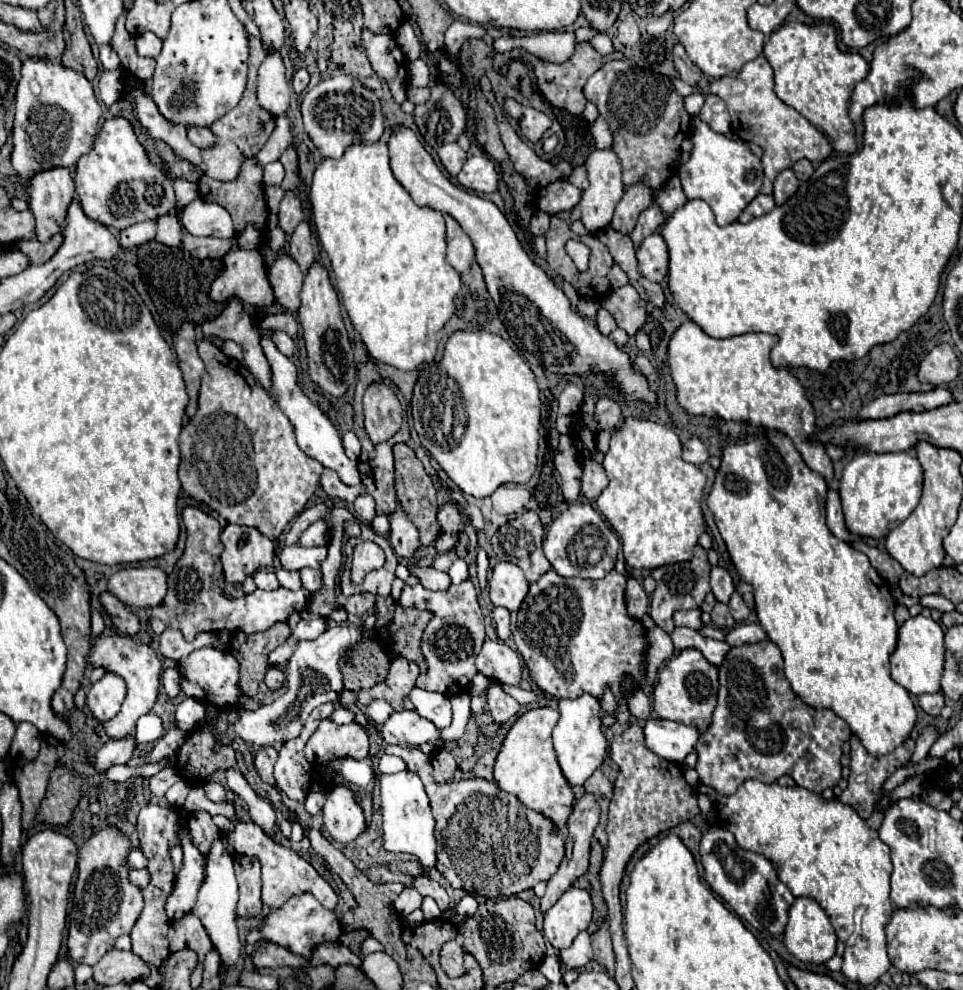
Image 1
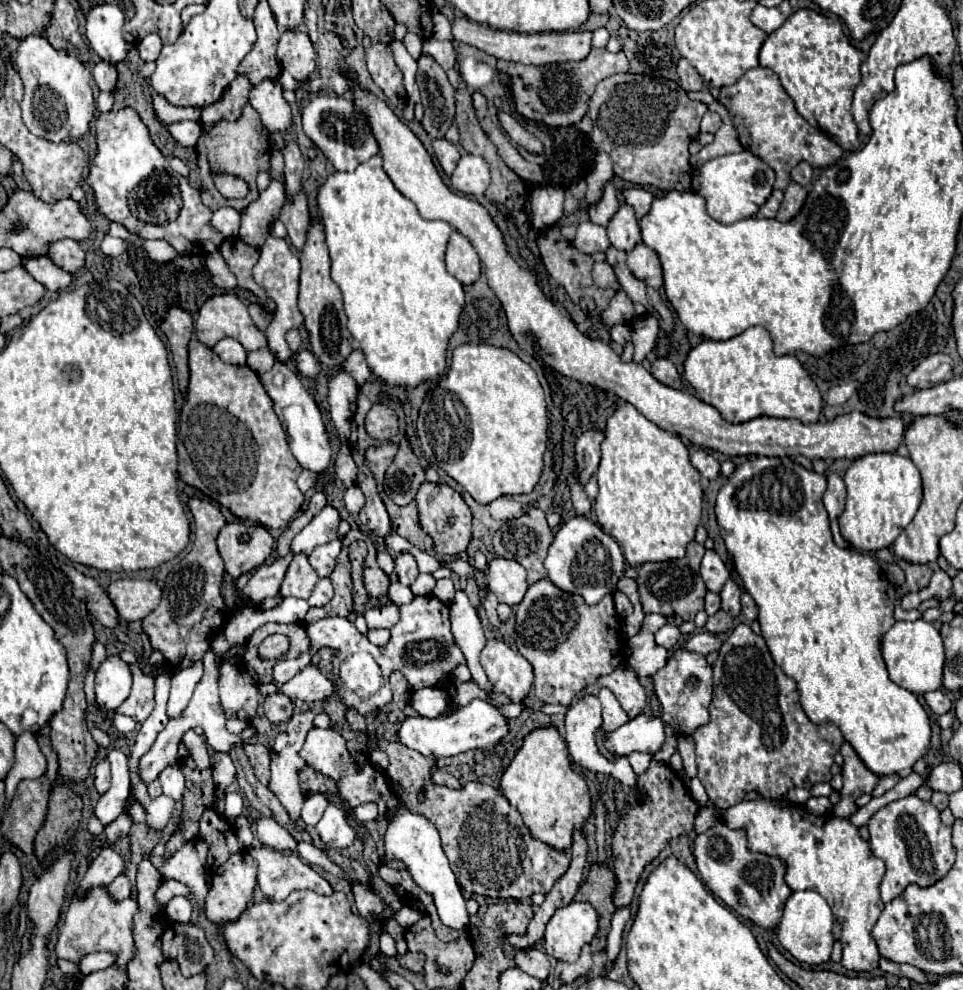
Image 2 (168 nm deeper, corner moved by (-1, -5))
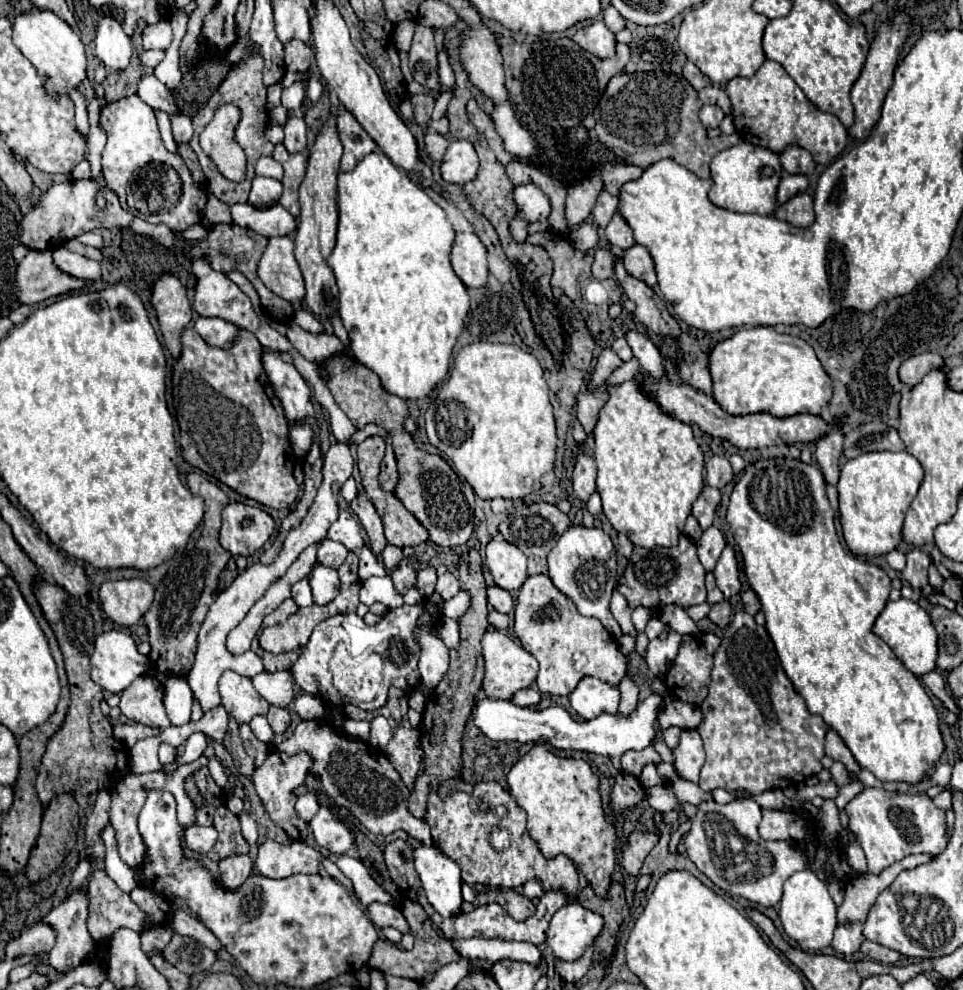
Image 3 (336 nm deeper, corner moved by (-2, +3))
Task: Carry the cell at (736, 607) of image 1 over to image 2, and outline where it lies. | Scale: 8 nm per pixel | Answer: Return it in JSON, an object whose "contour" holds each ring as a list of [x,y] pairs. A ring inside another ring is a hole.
{"contour":[[[729,580],[729,582],[723,586],[723,590],[721,590],[719,596],[721,596],[721,602],[723,602],[723,610],[725,610],[729,616],[737,618],[737,616],[741,614],[741,604],[739,604],[741,590],[739,590],[739,586],[737,586],[733,580]]]}

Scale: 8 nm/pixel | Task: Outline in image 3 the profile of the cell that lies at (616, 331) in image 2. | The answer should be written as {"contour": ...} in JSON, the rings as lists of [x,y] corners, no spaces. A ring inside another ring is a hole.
{"contour":[[[632,330],[626,334],[626,340],[634,352],[634,356],[638,358],[640,362],[640,370],[650,376],[650,378],[664,378],[666,376],[666,368],[664,368],[664,360],[662,360],[662,354],[658,350],[658,346],[654,342],[650,342],[644,334]]]}

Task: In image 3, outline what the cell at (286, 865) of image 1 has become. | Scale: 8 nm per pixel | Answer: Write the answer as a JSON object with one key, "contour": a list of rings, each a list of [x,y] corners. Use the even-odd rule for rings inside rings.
{"contour":[[[266,840],[258,848],[256,868],[268,878],[288,878],[292,874],[316,874],[320,866],[320,852],[304,842],[278,844]]]}

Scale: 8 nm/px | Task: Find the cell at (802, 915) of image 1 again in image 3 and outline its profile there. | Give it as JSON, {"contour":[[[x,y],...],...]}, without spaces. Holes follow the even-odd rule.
{"contour":[[[810,868],[792,874],[784,882],[784,896],[780,900],[780,920],[784,926],[784,932],[800,944],[802,950],[822,950],[830,946],[832,942],[832,932],[838,924],[836,920],[836,904],[828,894],[826,882],[822,882]]]}

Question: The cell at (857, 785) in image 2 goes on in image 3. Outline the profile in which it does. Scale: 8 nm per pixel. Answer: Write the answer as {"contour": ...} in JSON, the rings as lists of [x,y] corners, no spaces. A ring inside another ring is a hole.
{"contour":[[[834,730],[826,732],[824,750],[826,750],[826,756],[830,756],[832,760],[840,760],[842,764],[846,764],[846,768],[850,768],[850,772],[858,772],[860,770],[860,766],[856,764],[854,756],[850,754],[850,750],[846,748],[846,744],[842,742],[842,738]]]}

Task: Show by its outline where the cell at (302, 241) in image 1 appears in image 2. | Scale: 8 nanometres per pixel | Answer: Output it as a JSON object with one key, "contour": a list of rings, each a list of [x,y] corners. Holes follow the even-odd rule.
{"contour":[[[299,192],[291,204],[285,204],[281,210],[279,220],[285,224],[287,234],[291,244],[301,250],[307,242],[307,230],[311,226],[311,218],[309,218],[309,208],[307,208],[307,198],[303,192]]]}

